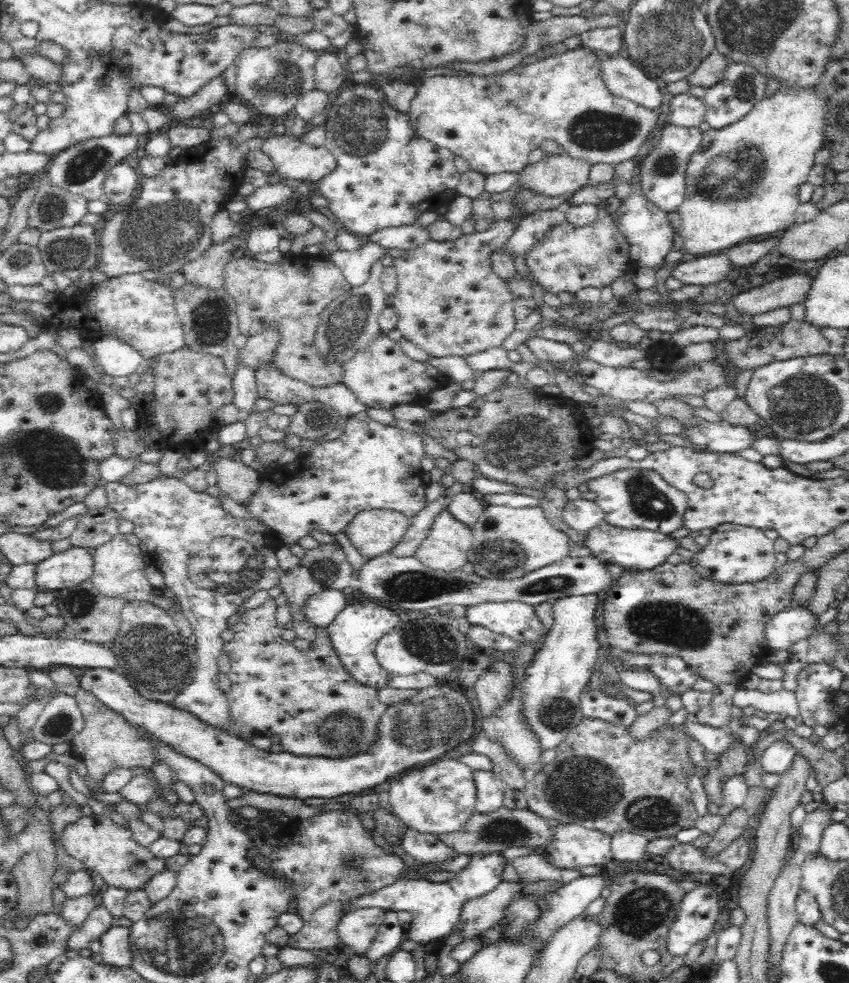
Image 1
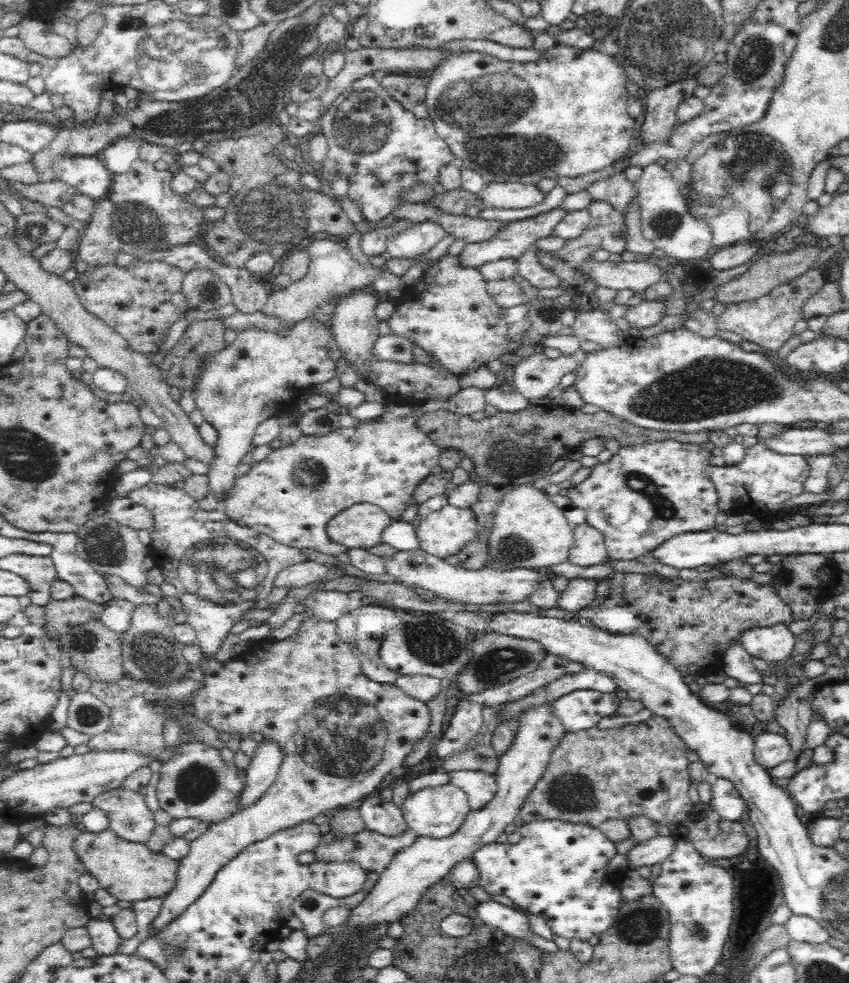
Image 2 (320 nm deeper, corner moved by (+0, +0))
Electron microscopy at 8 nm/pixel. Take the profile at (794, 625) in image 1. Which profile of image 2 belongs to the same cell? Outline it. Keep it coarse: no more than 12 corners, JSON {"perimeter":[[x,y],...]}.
{"perimeter":[[789,624],[743,632],[752,658],[778,663],[790,658],[796,632]]}

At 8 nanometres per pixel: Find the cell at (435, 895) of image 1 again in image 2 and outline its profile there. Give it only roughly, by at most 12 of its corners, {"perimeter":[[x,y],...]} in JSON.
{"perimeter":[[524,823],[472,854],[478,886],[585,942],[614,924],[616,843]]}

